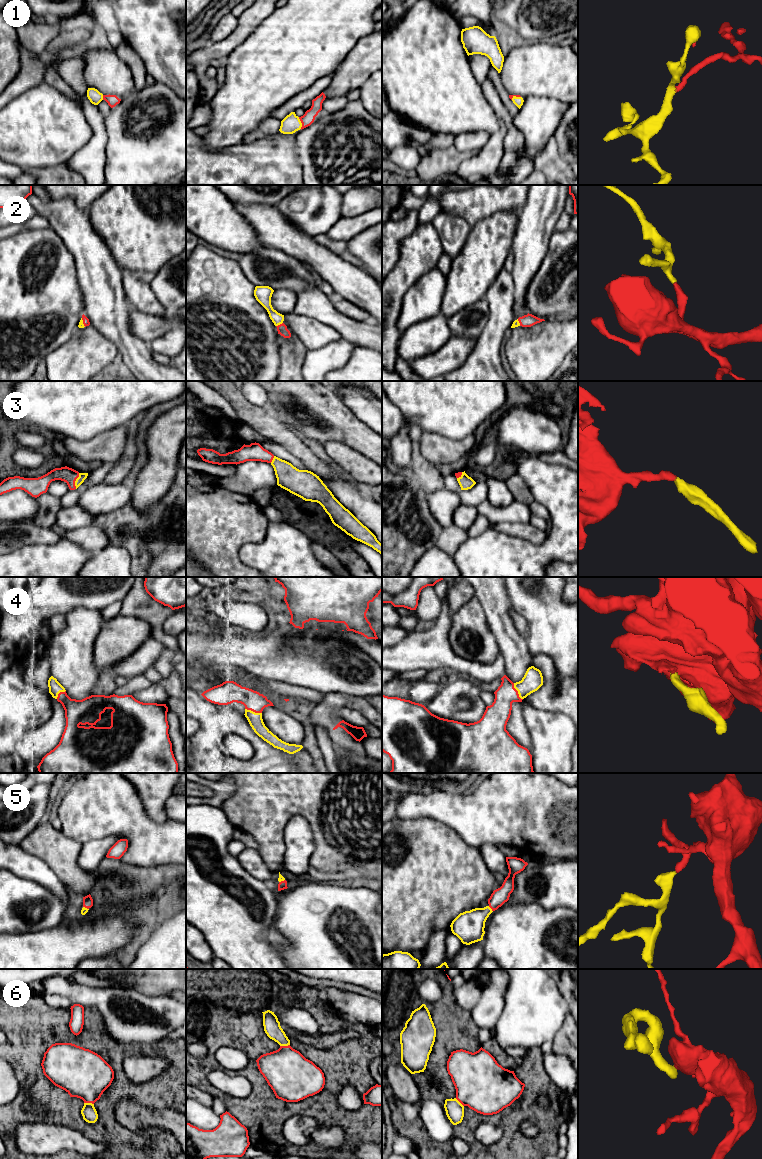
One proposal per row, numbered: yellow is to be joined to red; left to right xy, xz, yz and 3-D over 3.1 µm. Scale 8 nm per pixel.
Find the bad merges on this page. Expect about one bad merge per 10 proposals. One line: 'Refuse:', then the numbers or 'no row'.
Refuse: no row

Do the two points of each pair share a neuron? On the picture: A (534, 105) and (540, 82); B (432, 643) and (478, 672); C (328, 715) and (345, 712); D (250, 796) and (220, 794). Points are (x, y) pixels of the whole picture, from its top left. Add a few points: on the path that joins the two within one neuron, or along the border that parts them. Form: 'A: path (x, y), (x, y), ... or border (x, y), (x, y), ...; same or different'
A: border (526, 96), (549, 96), (559, 101); different
B: path (443, 654), (455, 665), (467, 668); same
C: border (345, 705), (335, 711), (341, 719); different
D: border (235, 783), (235, 791), (220, 807); different

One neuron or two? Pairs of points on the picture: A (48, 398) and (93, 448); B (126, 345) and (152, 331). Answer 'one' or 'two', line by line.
A: two
B: two

